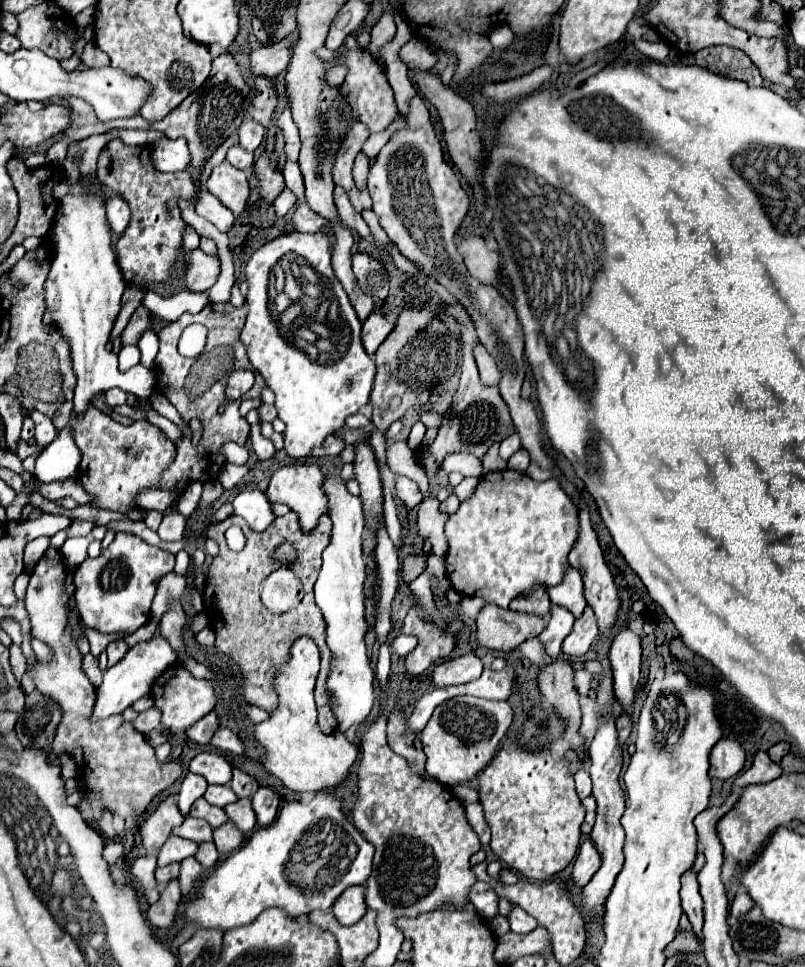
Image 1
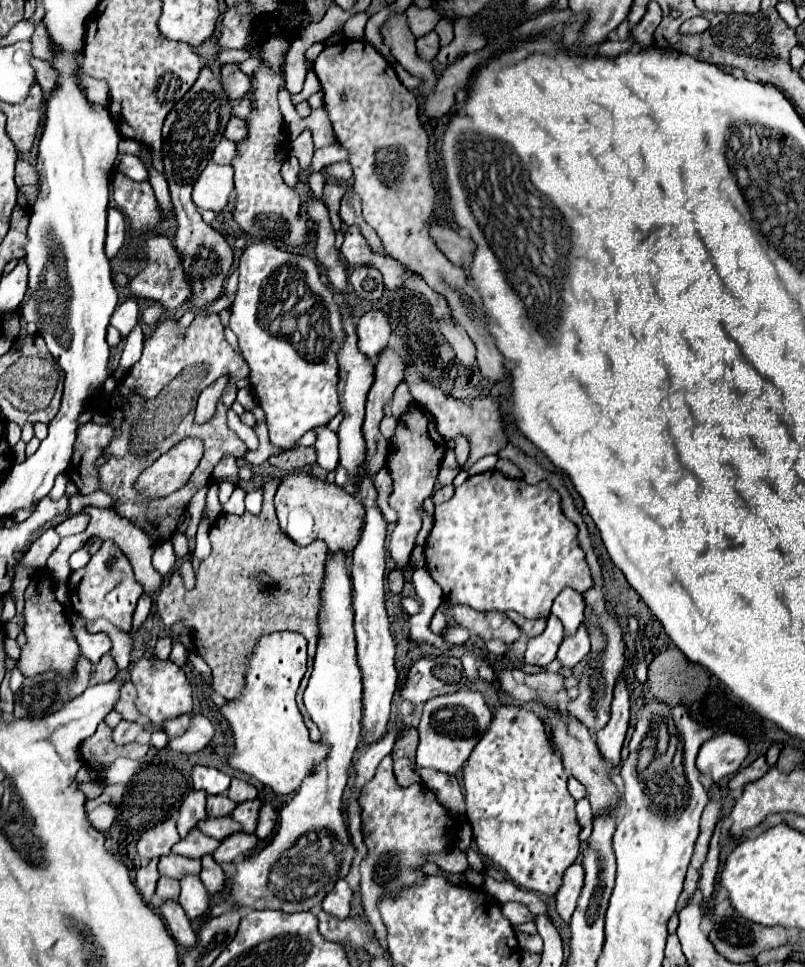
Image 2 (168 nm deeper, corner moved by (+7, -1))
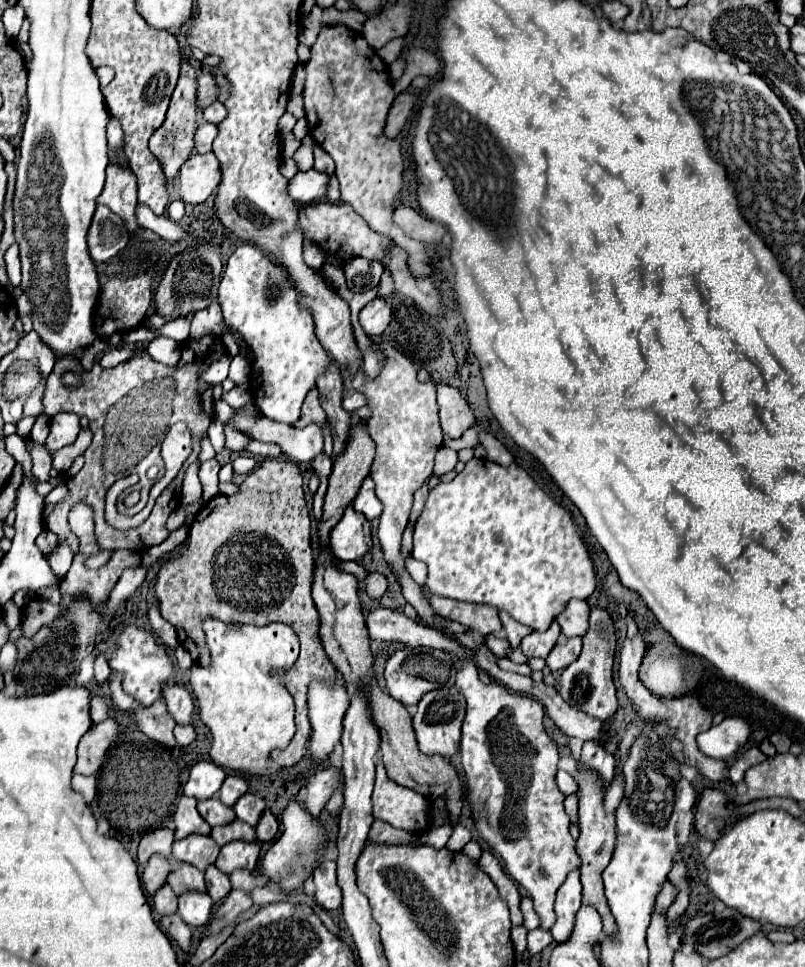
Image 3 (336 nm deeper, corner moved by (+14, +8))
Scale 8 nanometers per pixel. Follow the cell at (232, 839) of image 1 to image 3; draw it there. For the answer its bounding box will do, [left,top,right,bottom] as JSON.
[215,841,261,873]

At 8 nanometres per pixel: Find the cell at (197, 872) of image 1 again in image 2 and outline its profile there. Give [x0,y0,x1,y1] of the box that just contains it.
[180,876,210,920]

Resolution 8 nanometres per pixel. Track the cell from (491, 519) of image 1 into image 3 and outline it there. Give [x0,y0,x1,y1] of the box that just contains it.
[411,459,597,631]

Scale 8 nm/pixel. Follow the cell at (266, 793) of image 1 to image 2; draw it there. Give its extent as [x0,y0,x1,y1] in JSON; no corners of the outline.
[256,804,278,840]

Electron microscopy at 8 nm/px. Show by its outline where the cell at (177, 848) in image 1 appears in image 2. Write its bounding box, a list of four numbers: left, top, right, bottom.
[158,854,202,880]

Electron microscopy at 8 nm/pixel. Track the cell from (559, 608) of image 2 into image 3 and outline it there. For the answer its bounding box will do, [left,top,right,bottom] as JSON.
[557,599,587,637]

